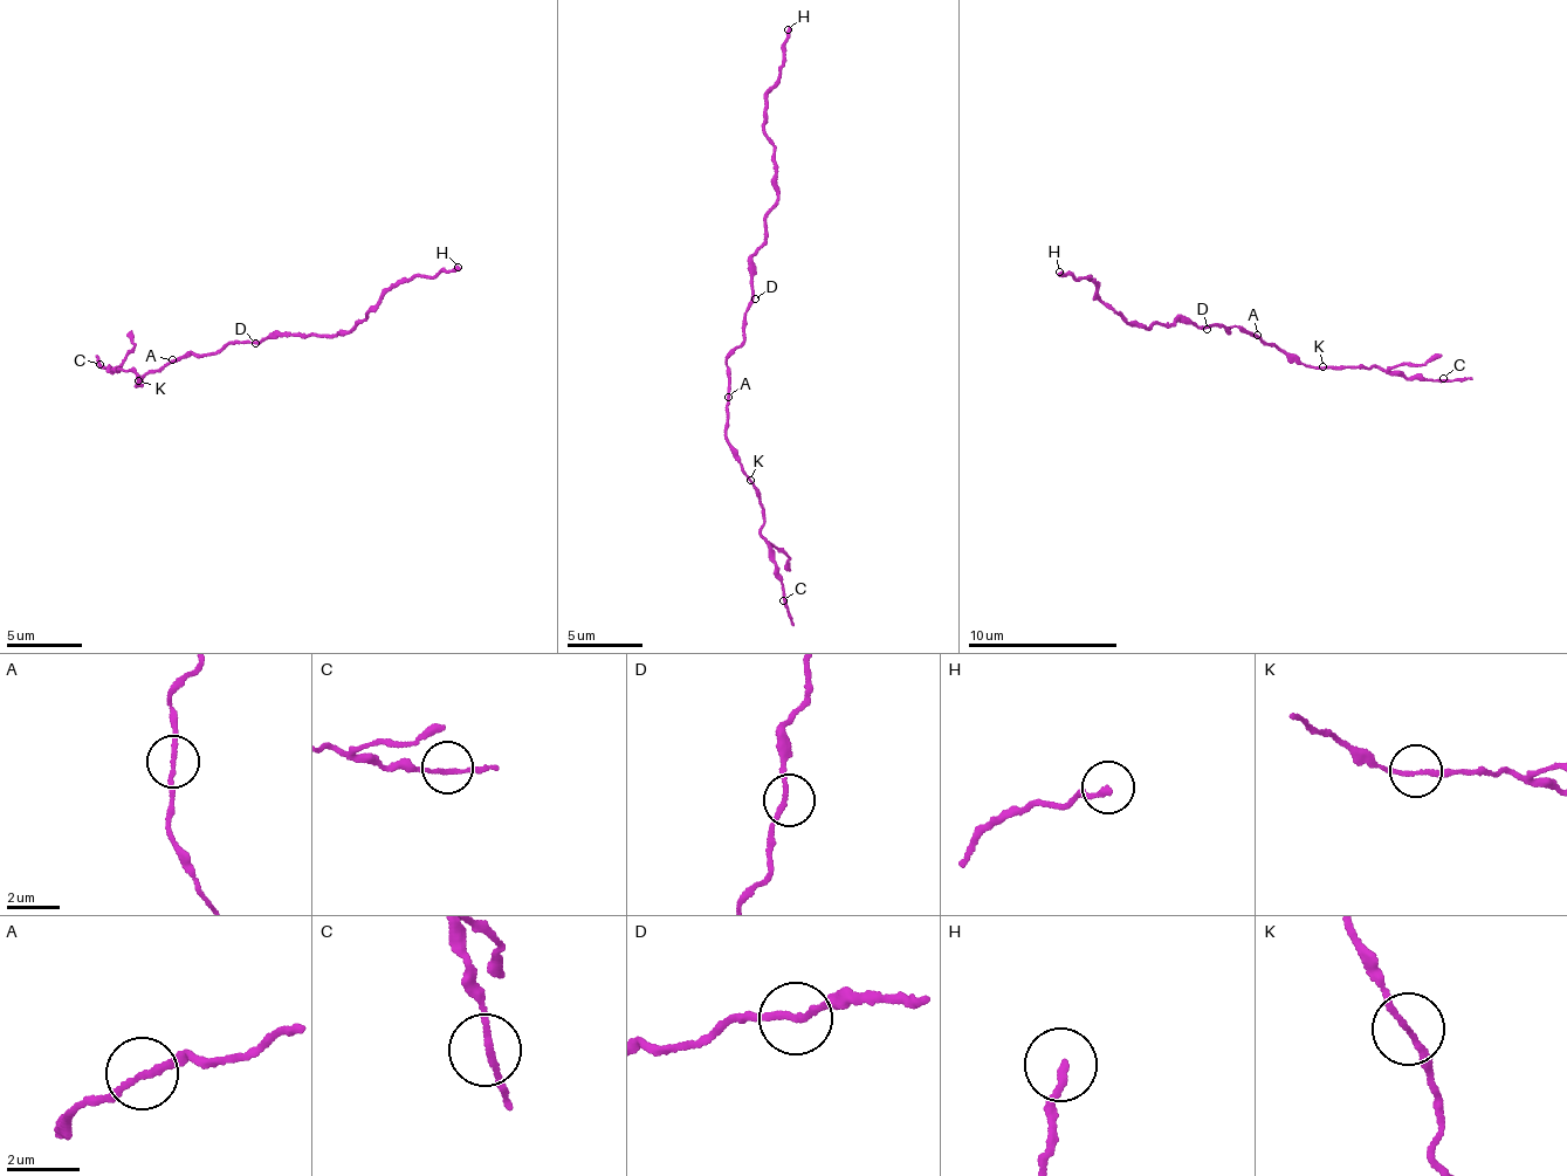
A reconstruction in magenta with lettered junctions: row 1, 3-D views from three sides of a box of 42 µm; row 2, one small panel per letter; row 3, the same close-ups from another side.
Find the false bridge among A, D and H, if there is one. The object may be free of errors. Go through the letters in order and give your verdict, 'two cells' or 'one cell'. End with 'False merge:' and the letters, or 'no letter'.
A: two cells
D: one cell
H: one cell
False merge: A

